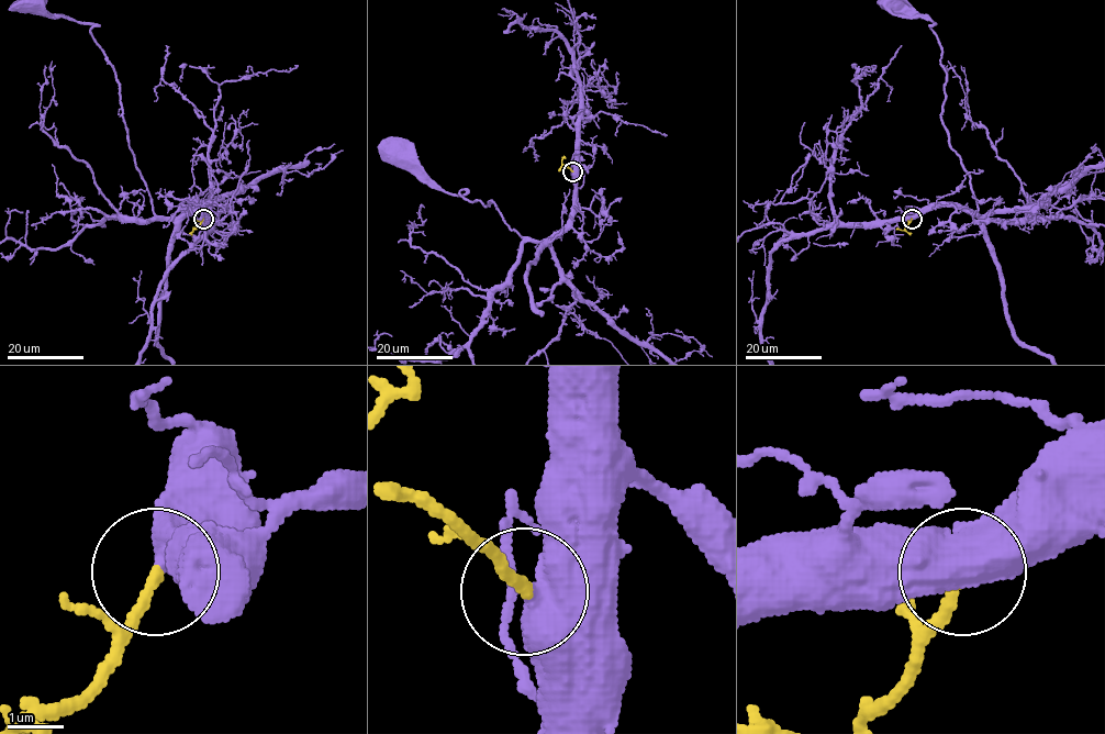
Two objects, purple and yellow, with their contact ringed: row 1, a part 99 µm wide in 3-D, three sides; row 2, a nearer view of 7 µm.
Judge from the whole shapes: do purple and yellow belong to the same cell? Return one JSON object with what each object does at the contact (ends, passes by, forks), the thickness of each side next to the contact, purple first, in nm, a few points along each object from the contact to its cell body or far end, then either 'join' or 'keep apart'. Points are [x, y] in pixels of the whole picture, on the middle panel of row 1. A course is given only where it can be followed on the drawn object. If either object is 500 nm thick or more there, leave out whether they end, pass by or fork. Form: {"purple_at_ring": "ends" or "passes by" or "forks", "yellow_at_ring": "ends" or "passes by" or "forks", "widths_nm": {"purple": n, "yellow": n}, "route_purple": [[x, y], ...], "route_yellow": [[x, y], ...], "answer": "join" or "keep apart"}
{"widths_nm": {"purple": 750, "yellow": 200}, "route_purple": [[572, 171], [573, 217], [542, 241], [526, 240], [491, 201], [443, 192], [399, 151]], "route_yellow": [[572, 171], [561, 164], [565, 156]], "answer": "join"}

